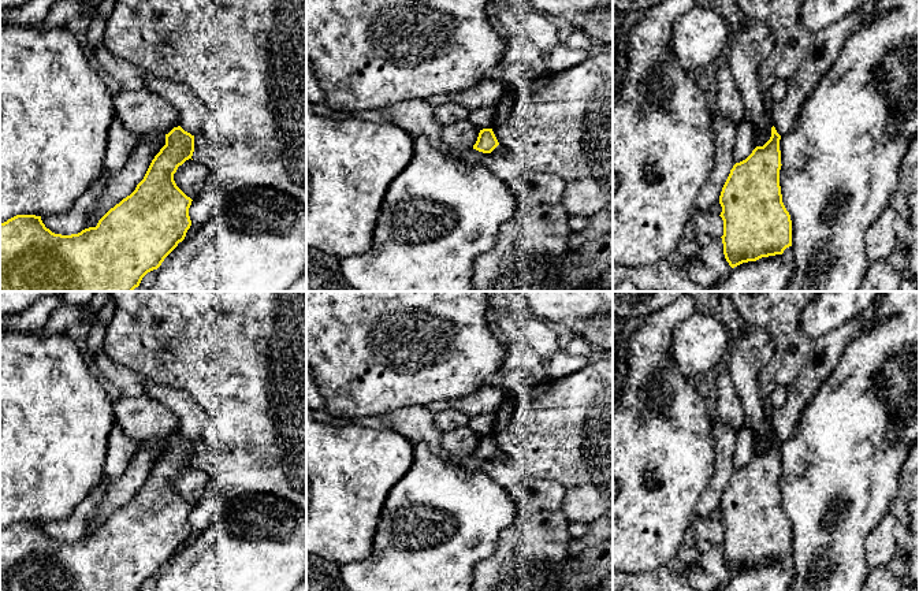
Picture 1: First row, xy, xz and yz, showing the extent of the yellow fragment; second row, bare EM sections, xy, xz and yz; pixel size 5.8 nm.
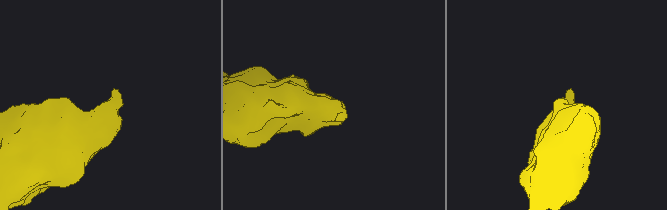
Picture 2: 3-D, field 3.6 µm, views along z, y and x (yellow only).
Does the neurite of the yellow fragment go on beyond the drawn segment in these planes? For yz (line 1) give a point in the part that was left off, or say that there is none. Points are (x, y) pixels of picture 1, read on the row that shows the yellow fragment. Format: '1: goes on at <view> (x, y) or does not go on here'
1: does not go on here

